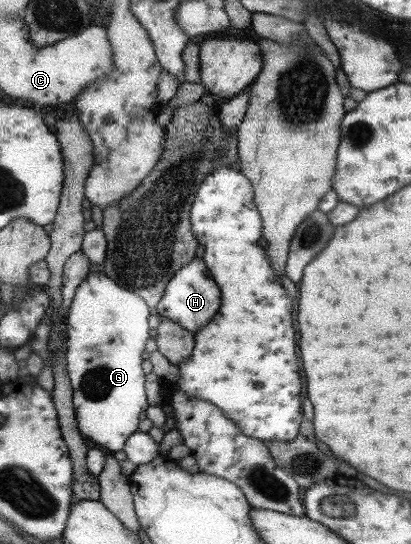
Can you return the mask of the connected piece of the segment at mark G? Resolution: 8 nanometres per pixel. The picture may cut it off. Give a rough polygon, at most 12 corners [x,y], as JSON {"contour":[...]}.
{"contour":[[102,270],[68,310],[78,429],[113,453],[148,408],[150,310]]}

